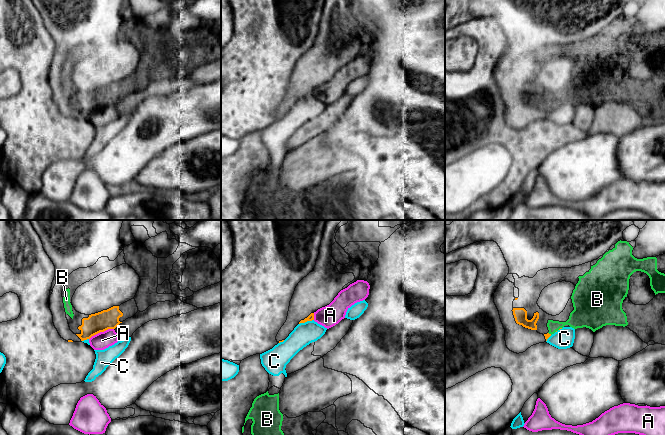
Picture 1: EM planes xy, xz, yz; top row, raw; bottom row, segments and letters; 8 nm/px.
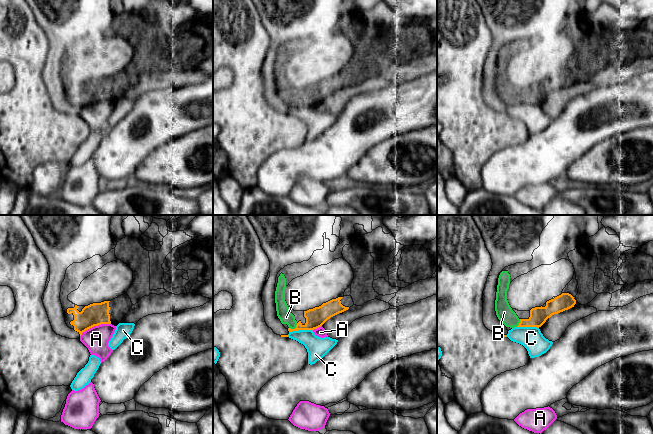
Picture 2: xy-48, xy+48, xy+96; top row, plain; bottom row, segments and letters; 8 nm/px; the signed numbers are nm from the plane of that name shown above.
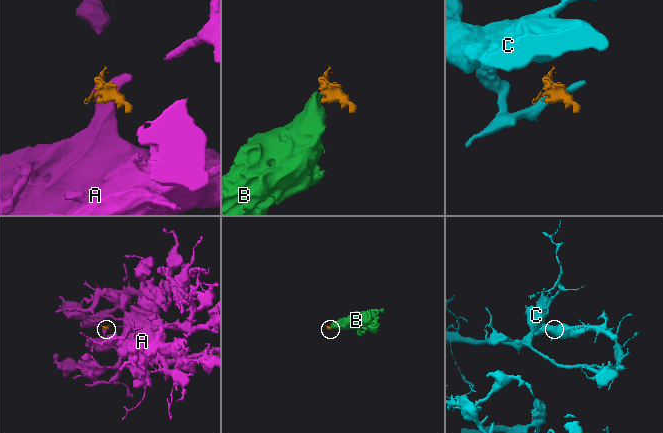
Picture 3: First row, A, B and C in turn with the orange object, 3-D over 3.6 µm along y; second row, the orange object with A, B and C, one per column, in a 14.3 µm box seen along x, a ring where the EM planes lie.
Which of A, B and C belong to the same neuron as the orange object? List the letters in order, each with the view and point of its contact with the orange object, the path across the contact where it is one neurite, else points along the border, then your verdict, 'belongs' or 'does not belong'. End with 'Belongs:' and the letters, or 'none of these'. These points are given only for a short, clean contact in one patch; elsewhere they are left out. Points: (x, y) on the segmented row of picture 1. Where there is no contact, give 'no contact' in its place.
A: meets orange in xy at (101, 331); border along xy (113, 328), (100, 331), (89, 339); does not belong
B: meets orange in yz at (560, 328); runs through yz (560, 328), (587, 313); belongs
C: meets orange in xz at (306, 321); border along xz (313, 319), (299, 324); does not belong
Belongs: B

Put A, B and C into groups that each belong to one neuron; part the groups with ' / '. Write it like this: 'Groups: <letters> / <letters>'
Groups: A / B / C

